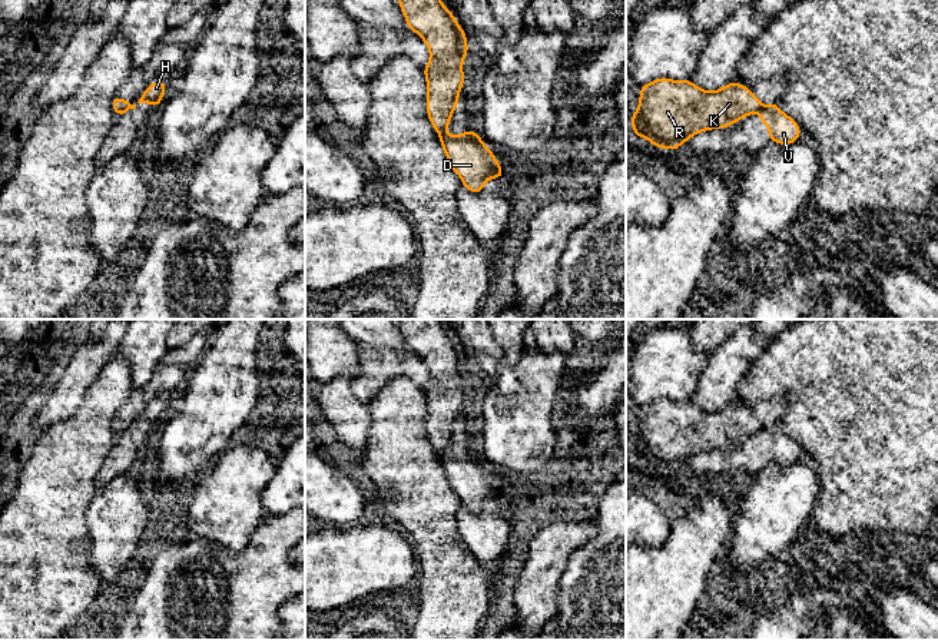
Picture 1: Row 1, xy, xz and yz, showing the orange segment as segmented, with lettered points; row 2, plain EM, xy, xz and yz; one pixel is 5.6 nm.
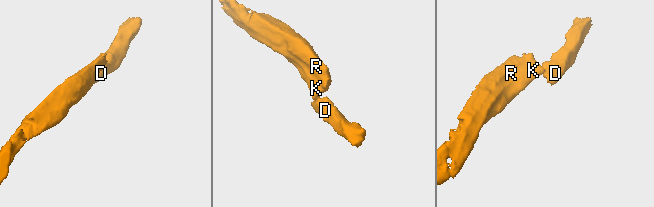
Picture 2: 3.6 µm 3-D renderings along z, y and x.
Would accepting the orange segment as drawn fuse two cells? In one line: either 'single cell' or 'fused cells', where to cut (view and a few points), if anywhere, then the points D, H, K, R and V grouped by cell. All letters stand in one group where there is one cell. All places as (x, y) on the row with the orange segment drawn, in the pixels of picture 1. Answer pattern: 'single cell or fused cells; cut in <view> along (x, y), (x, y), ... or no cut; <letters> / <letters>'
fused cells; cut in xz along (444, 129), (440, 133); D H V / K R

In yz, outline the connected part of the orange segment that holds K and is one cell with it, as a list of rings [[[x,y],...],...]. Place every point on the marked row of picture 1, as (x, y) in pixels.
[[[660,77],[642,86],[632,126],[653,146],[677,150],[696,133],[727,127],[762,107],[748,86],[735,82],[707,92],[692,80]]]

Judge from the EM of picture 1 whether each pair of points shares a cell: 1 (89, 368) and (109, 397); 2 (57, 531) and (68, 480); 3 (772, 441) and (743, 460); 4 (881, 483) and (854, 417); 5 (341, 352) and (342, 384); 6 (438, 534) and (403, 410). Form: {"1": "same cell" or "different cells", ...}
{"1": "different cells", "2": "same cell", "3": "same cell", "4": "same cell", "5": "different cells", "6": "same cell"}

